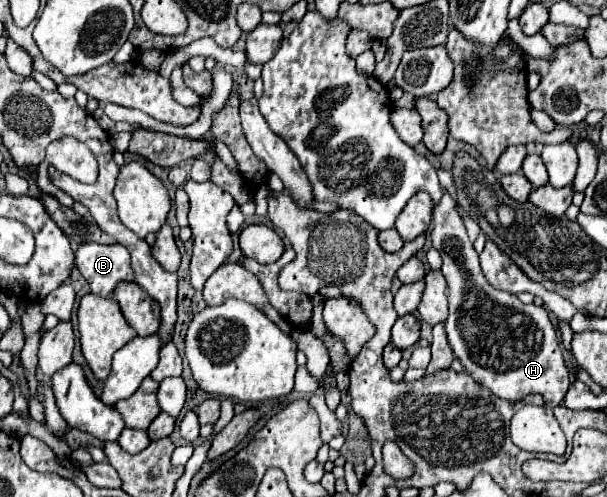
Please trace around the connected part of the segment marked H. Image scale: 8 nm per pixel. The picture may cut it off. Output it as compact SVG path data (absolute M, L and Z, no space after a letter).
M443 189L441 201L433 209L433 229L431 229L433 247L443 257L443 275L447 279L447 291L449 291L449 323L447 323L447 337L449 345L455 353L455 357L463 363L465 371L479 383L485 385L491 393L495 393L501 399L507 401L523 401L527 395L539 393L545 397L545 403L549 407L557 407L563 403L567 385L569 385L569 373L563 361L563 353L557 343L555 329L549 321L549 315L543 307L537 305L523 305L515 295L493 289L487 279L481 273L477 251L473 249L471 241L467 239L467 231L461 219L461 213L457 211L457 205L447 189Z

